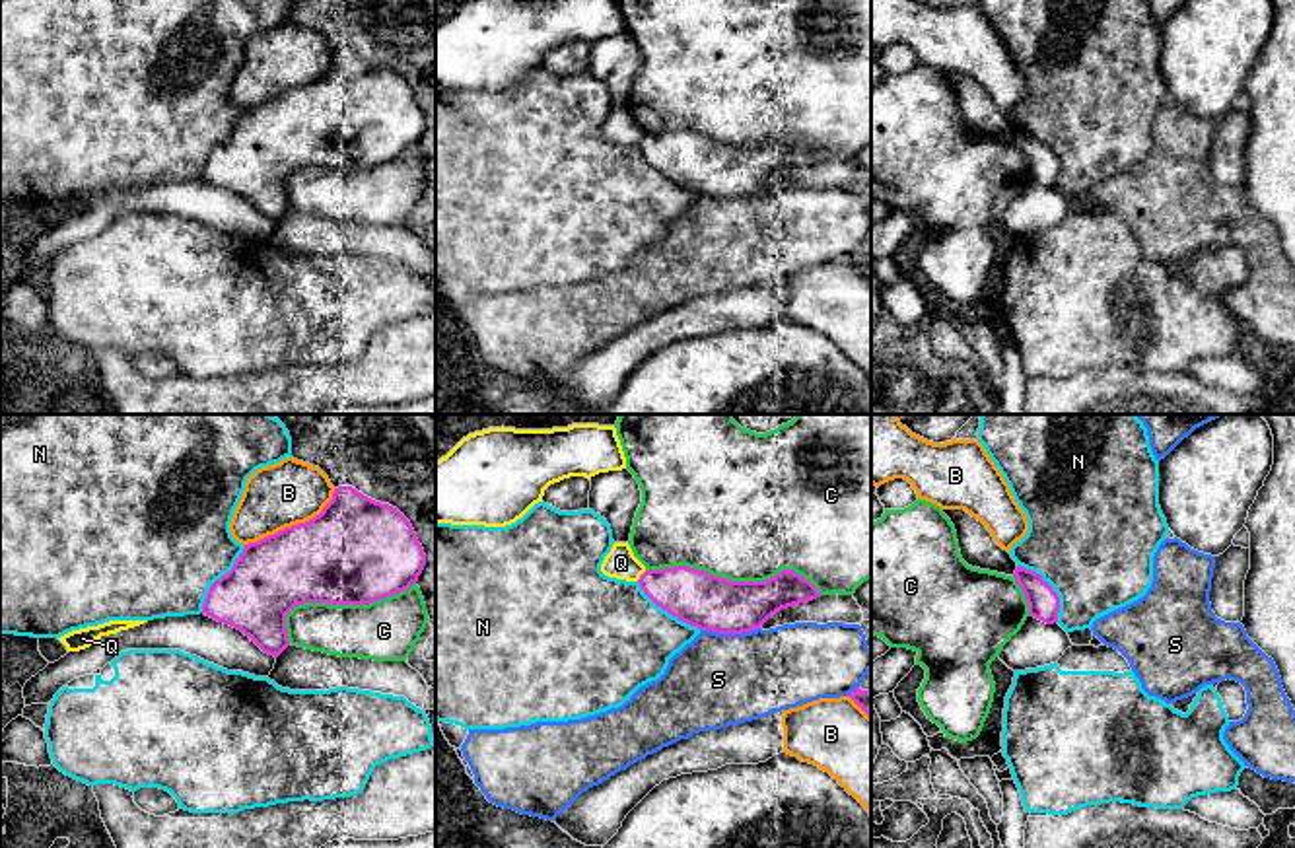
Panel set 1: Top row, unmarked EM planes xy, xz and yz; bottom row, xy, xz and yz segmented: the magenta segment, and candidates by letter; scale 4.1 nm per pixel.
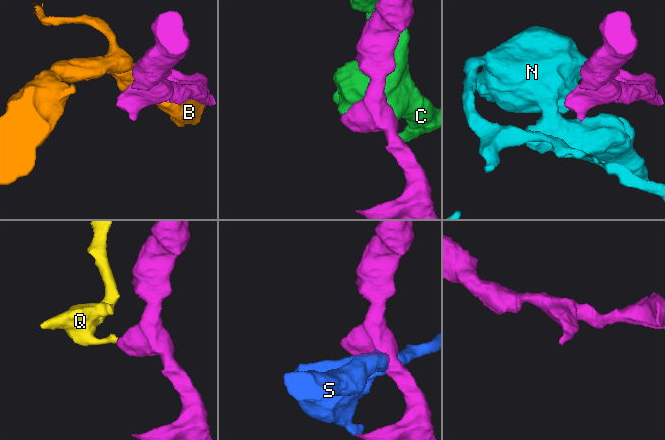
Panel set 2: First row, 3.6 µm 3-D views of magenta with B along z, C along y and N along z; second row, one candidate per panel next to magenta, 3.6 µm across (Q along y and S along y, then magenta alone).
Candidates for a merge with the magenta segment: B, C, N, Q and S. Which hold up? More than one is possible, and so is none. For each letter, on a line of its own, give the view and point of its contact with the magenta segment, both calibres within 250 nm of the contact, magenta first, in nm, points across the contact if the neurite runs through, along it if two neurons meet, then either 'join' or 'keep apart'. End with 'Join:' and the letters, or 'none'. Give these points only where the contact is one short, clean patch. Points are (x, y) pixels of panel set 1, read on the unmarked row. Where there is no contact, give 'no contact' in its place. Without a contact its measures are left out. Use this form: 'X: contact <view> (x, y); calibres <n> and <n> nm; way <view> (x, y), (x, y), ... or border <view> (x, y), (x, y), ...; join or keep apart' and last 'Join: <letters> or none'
B: contact xy (294, 90); calibres 420 and 260 nm; keep apart
C: contact xz (734, 146); calibres 220 and 480 nm; keep apart
N: contact yz (1050, 152); calibres 130 and 480 nm; keep apart
Q: contact xz (640, 141); calibres 220 and 130 nm; border xz (646, 135), (636, 144); keep apart
S: contact xz (730, 197); calibres 220 and 380 nm; keep apart
Join: none

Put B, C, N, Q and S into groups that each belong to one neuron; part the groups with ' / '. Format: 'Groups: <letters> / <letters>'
Groups: B / C / N / Q / S

